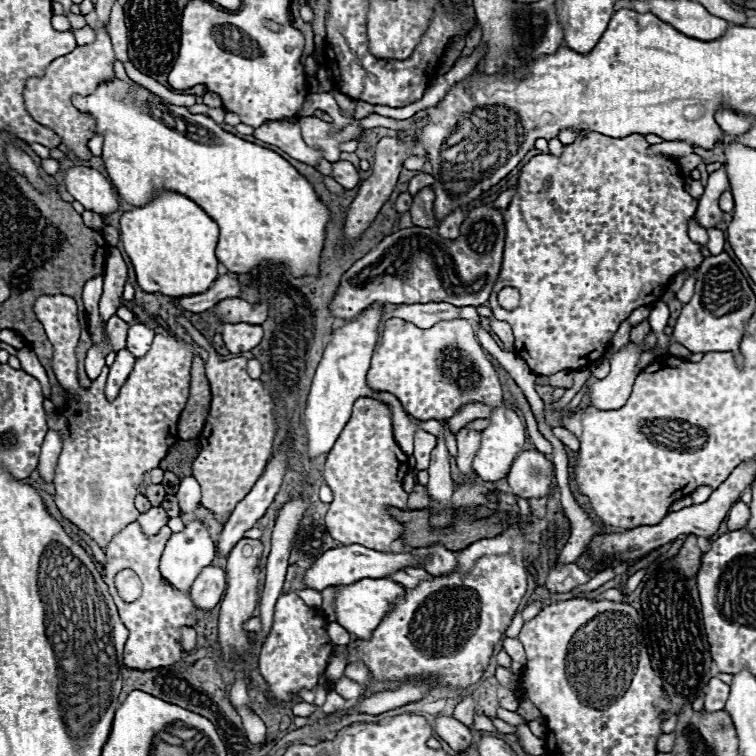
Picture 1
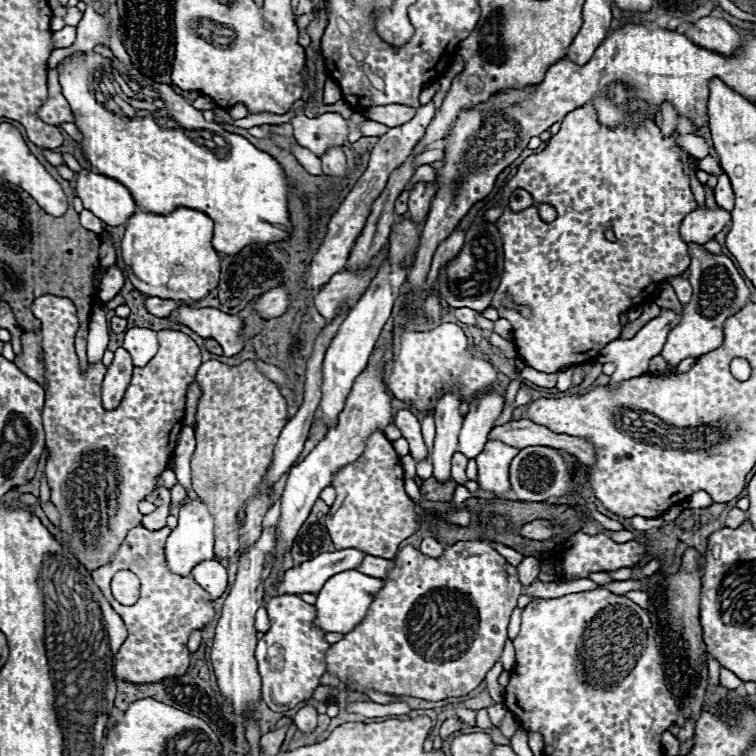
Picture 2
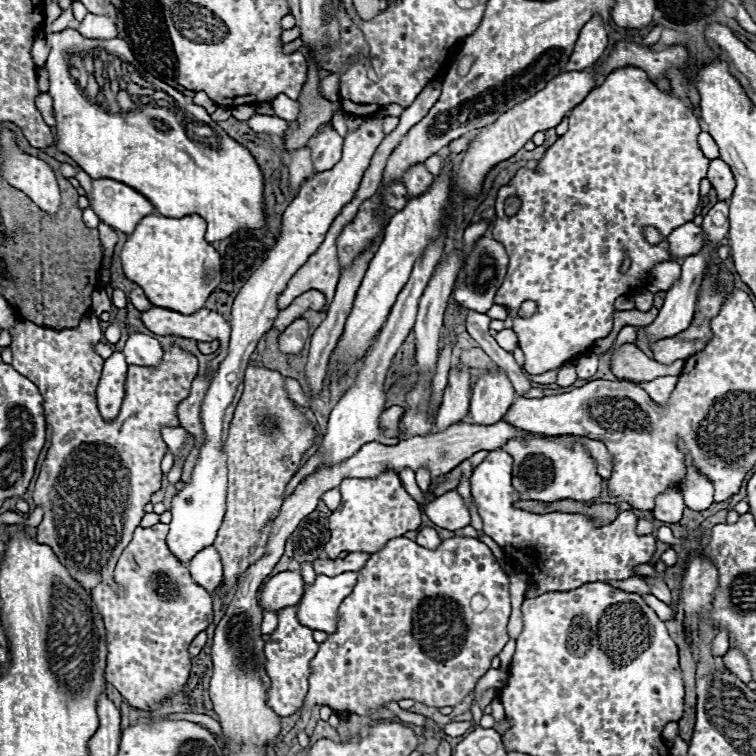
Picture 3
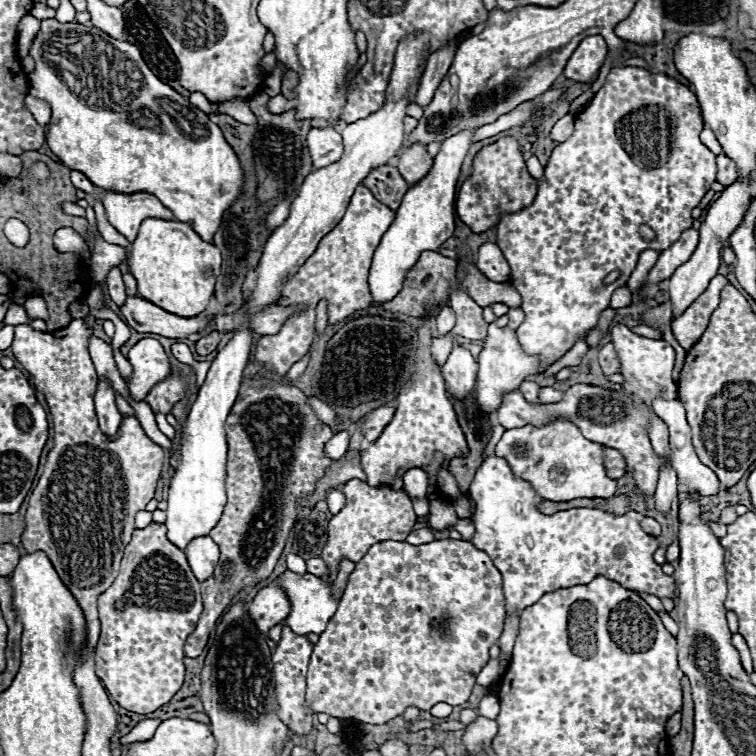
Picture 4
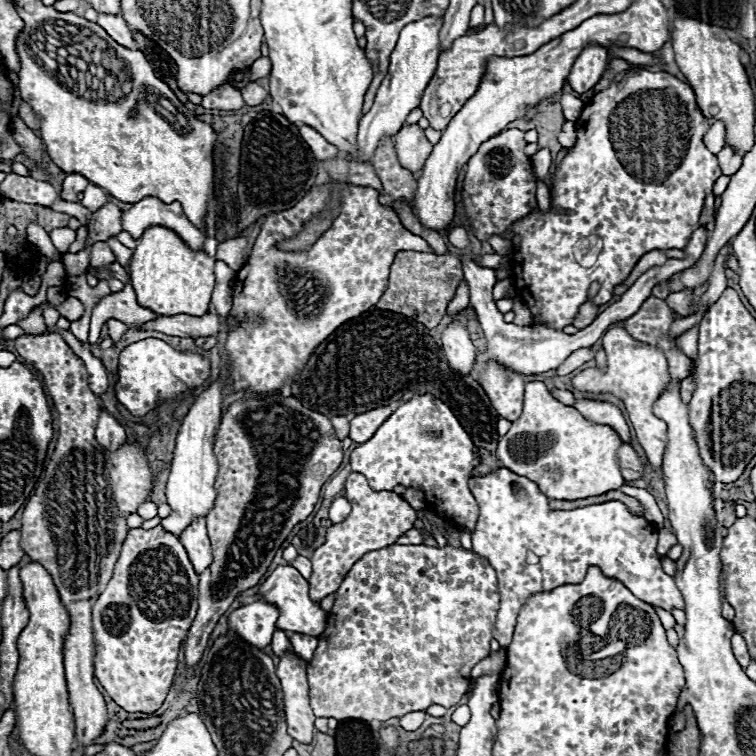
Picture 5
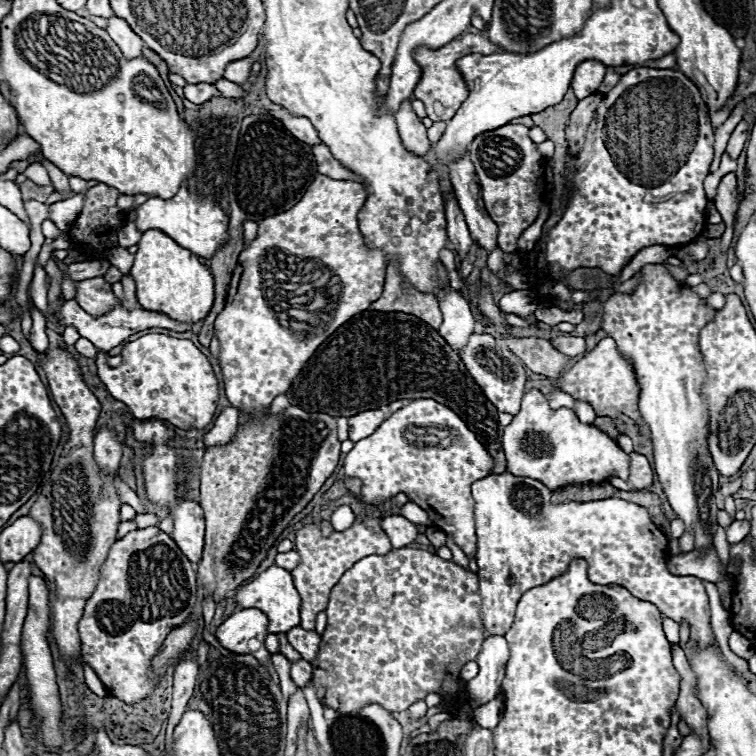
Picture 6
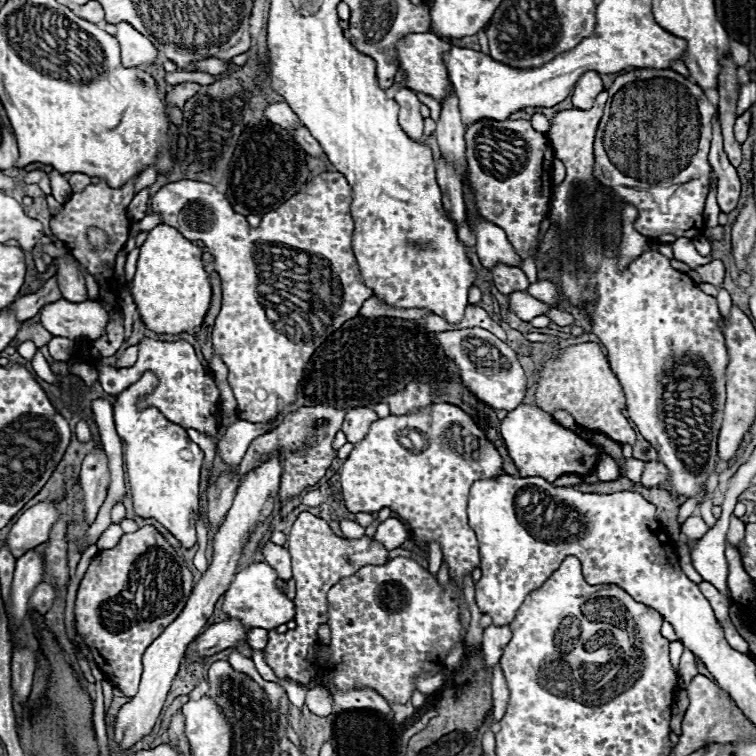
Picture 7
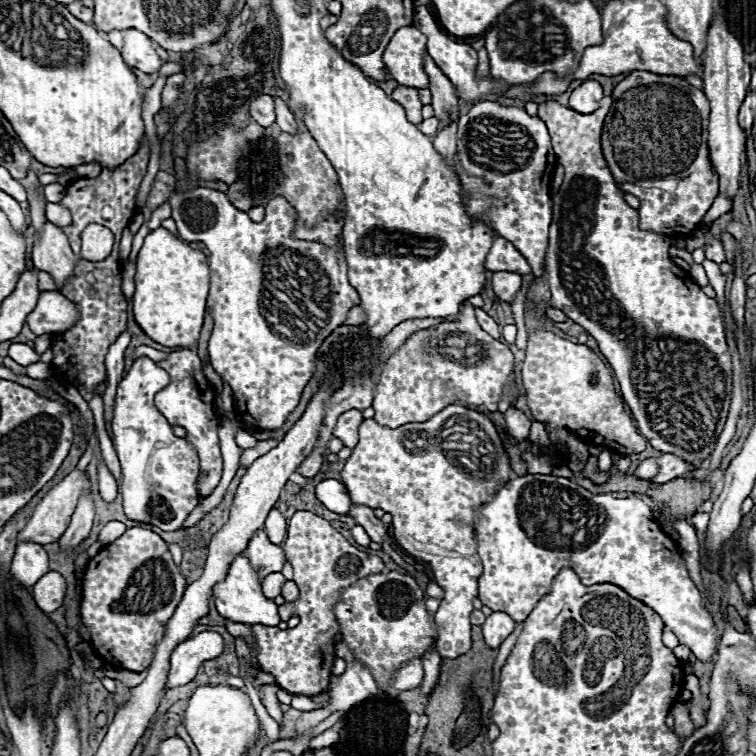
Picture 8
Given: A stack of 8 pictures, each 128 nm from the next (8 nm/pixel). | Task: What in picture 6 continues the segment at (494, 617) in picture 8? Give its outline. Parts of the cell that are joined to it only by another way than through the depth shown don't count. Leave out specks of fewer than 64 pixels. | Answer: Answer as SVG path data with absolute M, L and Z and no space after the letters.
M490 636L484 640L482 652L478 654L480 672L468 682L468 694L474 708L494 700L504 680L504 668L508 662L508 644L504 636Z

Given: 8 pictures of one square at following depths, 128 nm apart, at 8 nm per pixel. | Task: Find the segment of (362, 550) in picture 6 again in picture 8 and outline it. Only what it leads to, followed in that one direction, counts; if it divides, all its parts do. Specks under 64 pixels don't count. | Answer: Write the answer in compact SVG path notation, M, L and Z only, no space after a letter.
M298 510L294 514L287 529L284 544L286 560L294 568L294 582L300 588L300 596L294 602L284 604L284 618L296 614L300 624L296 628L270 628L256 624L252 626L258 648L258 664L264 672L270 672L276 678L276 684L292 694L314 696L324 692L332 674L334 664L334 634L340 632L339 624L334 624L332 606L346 586L356 580L376 574L384 570L384 562L378 556L366 554L354 548L328 520L320 520L320 516L310 514L306 510Z

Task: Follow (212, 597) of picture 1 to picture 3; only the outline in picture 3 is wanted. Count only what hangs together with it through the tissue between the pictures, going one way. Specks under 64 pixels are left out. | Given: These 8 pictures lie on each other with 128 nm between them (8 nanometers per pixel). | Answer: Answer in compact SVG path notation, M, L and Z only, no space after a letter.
M212 546L198 552L188 562L188 568L194 582L206 588L208 592L216 592L216 588L222 584L222 562L220 562L218 552Z

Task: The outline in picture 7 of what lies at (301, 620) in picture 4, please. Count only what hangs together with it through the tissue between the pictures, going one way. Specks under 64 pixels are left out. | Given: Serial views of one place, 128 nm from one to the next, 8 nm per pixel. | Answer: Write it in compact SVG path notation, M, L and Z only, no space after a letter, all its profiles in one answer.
M254 562L248 568L240 570L228 592L224 594L224 604L222 610L230 616L230 618L240 618L244 626L250 628L264 628L264 630L276 630L280 624L288 624L290 620L294 620L294 602L278 588L278 572L264 564L264 562Z

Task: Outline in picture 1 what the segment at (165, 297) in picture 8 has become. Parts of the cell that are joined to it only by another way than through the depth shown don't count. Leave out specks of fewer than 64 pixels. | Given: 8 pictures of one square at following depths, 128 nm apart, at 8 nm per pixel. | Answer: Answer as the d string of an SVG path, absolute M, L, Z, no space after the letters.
M162 190L148 200L144 206L134 206L130 212L124 212L120 218L120 238L124 244L126 254L130 256L136 278L142 290L146 292L160 292L164 296L190 296L206 292L214 280L218 278L218 260L216 260L216 244L218 244L218 224L192 200L180 196L178 192Z

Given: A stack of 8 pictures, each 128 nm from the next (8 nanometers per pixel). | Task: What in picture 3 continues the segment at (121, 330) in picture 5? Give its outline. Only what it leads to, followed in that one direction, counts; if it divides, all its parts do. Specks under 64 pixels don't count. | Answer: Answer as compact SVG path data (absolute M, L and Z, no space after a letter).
M88 316L74 328L44 328L32 322L18 320L14 326L12 366L32 380L42 398L44 398L44 416L52 430L50 448L46 460L42 462L36 488L34 488L34 504L44 506L44 520L36 530L36 540L40 544L52 546L54 554L60 562L70 570L70 574L90 592L98 582L106 580L108 584L114 580L112 572L122 554L122 550L132 540L132 532L140 526L144 516L144 506L150 502L150 496L160 490L162 470L160 462L166 456L166 442L162 440L160 430L164 426L178 428L178 404L188 396L190 384L198 374L198 360L194 354L182 350L180 346L168 346L164 350L162 362L154 368L148 366L129 365L125 382L125 396L122 408L114 420L104 420L98 412L96 387L104 360L92 350L92 342L102 338L102 330L98 326L96 316Z

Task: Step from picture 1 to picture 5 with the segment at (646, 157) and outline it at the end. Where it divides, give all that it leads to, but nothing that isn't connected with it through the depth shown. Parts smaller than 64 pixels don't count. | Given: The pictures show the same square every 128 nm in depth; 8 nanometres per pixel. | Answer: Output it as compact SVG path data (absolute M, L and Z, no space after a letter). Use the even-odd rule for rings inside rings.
M630 70L626 72L626 76L620 82L612 82L606 90L600 90L594 94L594 98L590 100L590 104L584 106L580 118L576 120L576 144L568 150L568 154L560 160L554 176L552 176L552 198L550 198L550 210L542 212L540 208L534 208L528 216L520 218L516 224L512 224L512 228L508 230L512 234L512 238L520 238L520 242L514 246L512 250L512 284L518 292L518 296L526 302L526 306L532 312L532 326L544 326L544 328L552 328L552 330L564 330L566 326L570 326L580 310L580 306L586 302L588 298L588 288L594 280L598 280L602 284L600 292L592 298L594 304L606 304L612 298L612 292L618 284L622 284L628 274L632 272L632 268L636 266L636 262L650 250L670 250L670 248L684 248L690 240L690 234L698 228L698 218L704 206L704 198L712 192L714 182L718 180L718 176L722 176L720 168L718 168L718 160L712 152L708 152L708 148L704 146L702 138L706 134L706 130L710 128L708 120L702 116L698 104L696 104L696 96L692 92L692 88L678 80L676 76L668 74L668 72L650 72L650 70ZM638 142L648 144L650 146L650 180L644 184L638 184Z

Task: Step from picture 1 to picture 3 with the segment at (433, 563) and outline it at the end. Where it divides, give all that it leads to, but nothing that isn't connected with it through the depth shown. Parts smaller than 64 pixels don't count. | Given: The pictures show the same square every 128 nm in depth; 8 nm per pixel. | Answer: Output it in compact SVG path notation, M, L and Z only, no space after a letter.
M422 528L422 530L418 532L416 542L418 542L422 548L436 548L436 544L440 544L440 538L438 538L436 530L432 530L432 528Z

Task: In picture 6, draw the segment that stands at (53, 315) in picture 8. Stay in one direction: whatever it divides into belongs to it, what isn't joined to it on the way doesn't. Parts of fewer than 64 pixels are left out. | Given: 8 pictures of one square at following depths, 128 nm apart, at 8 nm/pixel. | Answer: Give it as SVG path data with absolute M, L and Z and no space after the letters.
M66 300L66 302L62 304L60 312L62 312L62 316L64 316L64 320L58 322L60 326L64 326L64 328L66 328L66 326L76 326L78 332L80 332L80 336L88 338L96 348L106 350L106 352L112 350L112 348L116 348L116 346L120 346L128 336L138 334L138 332L148 330L148 328L164 328L164 330L174 330L174 332L188 332L188 330L192 330L194 326L200 326L200 324L194 324L194 322L172 320L170 316L164 316L164 314L160 314L160 312L148 312L148 310L142 310L142 308L138 308L138 310L134 310L134 312L126 312L122 306L114 308L112 312L108 312L108 314L104 314L104 316L92 318L88 312L84 312L84 310L80 308L80 304L78 304L76 300Z

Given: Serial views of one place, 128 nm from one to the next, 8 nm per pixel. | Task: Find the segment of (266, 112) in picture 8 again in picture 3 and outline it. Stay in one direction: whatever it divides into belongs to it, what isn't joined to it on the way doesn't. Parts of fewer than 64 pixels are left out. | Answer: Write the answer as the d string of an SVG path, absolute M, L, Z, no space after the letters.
M322 130L318 136L310 138L308 148L312 150L312 160L316 172L326 172L340 162L342 156L342 136L336 130Z

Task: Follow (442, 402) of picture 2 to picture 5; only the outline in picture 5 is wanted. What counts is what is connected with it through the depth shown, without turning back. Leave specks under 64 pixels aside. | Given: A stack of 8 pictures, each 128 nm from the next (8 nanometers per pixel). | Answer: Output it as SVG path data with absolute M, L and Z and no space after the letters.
M454 320L448 324L448 328L443 331L441 347L444 348L444 356L448 360L448 366L456 374L468 376L474 366L476 348L468 336L468 328L464 322Z

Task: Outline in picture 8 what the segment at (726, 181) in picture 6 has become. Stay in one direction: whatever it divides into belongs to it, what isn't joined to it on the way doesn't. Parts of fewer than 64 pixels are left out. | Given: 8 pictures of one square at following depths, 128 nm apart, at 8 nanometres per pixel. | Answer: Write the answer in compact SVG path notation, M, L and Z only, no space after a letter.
M718 194L716 196L716 200L714 200L714 204L710 206L710 210L706 212L706 216L704 216L704 224L710 224L710 222L714 222L718 216L722 216L722 214L728 214L732 210L732 198L728 198L728 196L724 196L724 194Z

